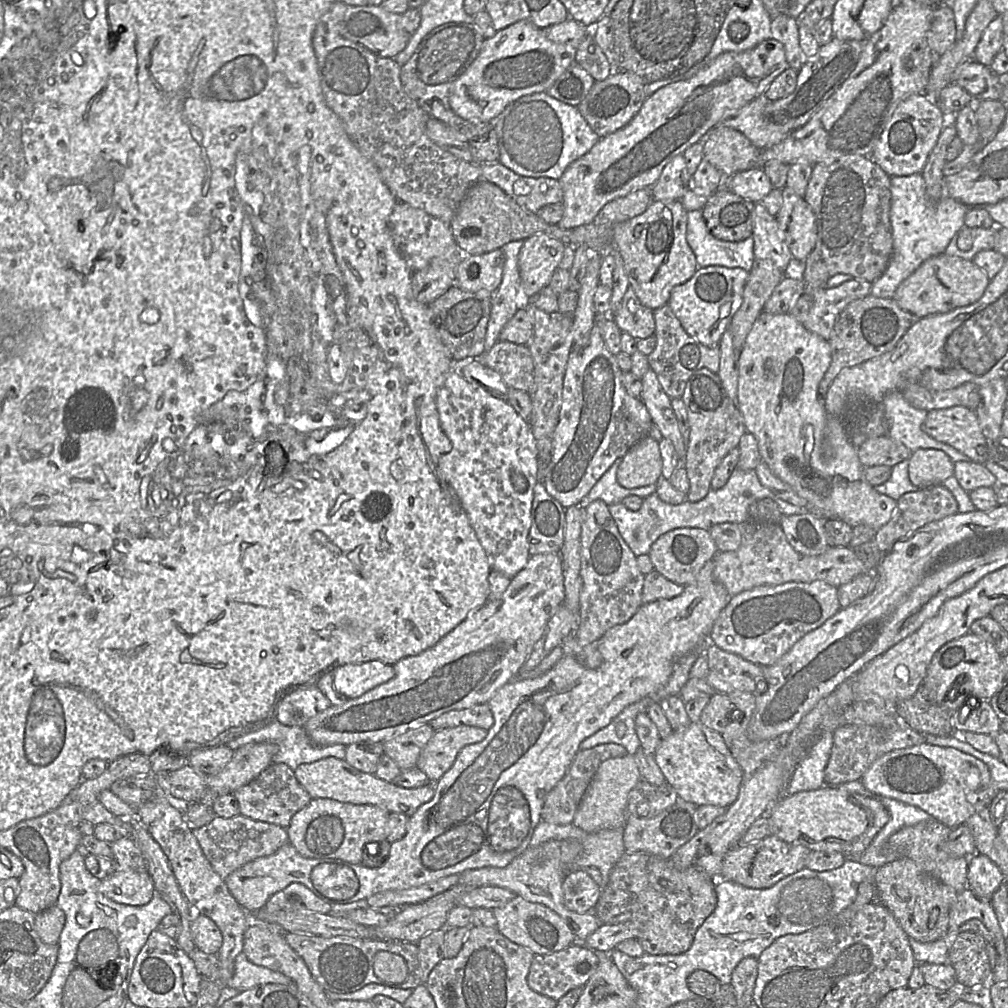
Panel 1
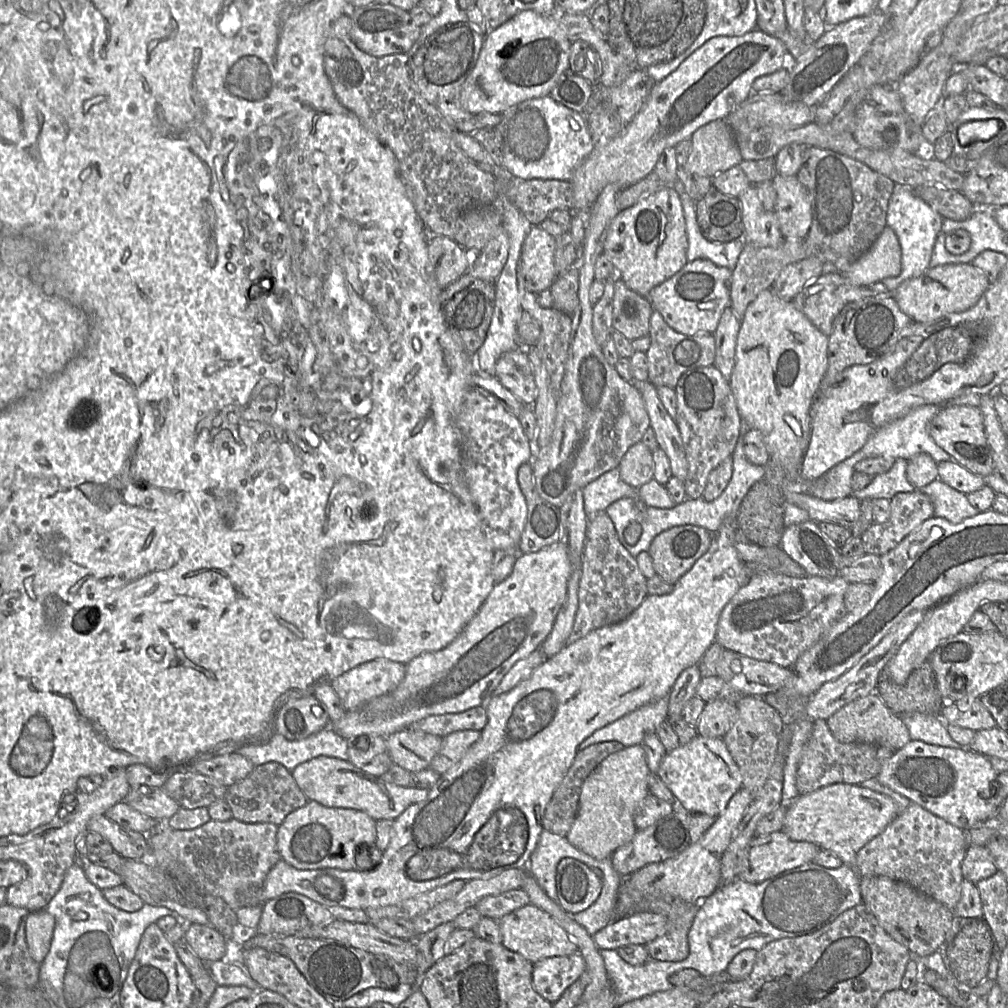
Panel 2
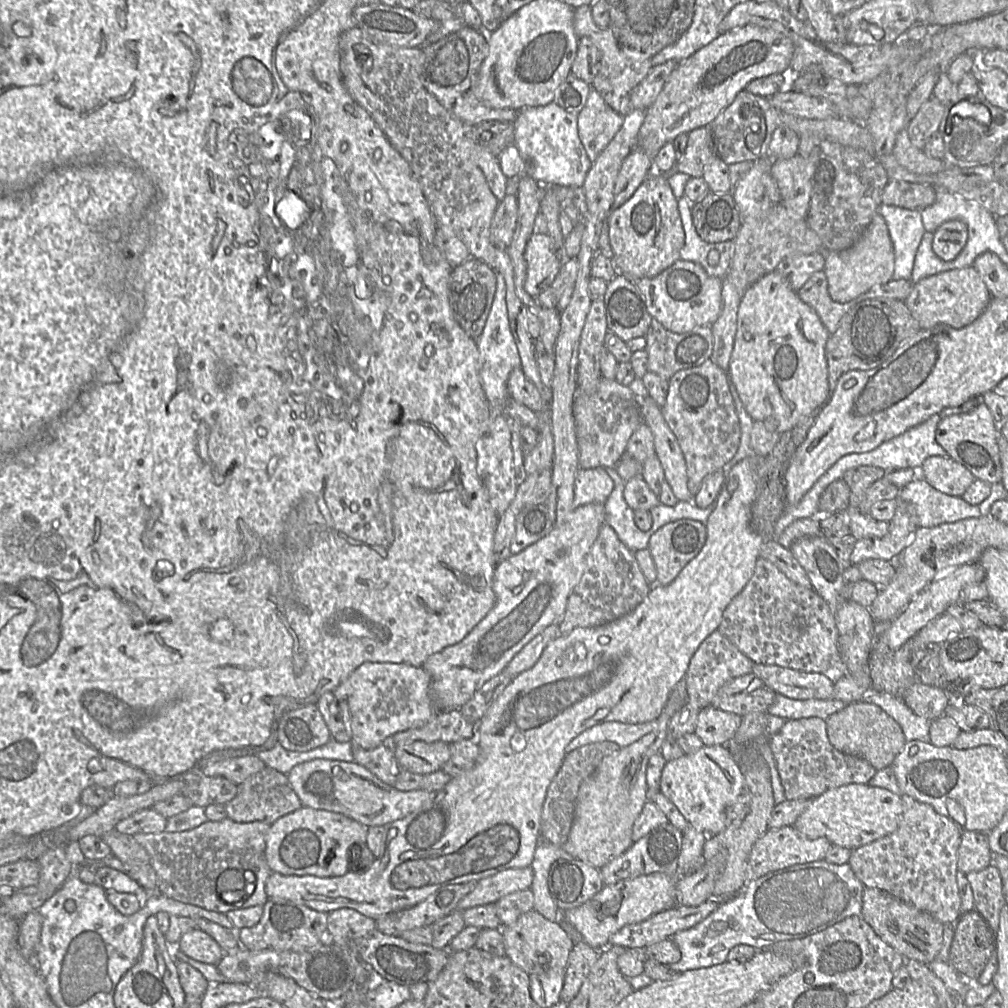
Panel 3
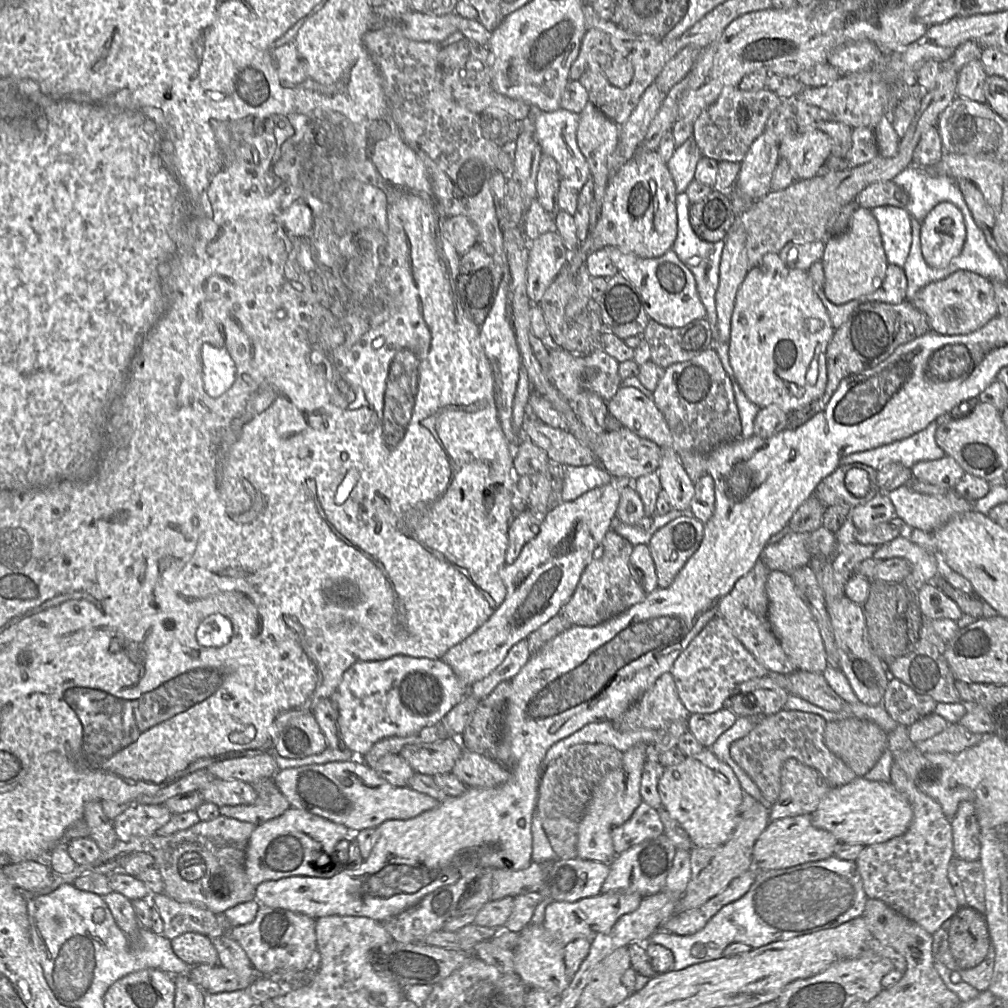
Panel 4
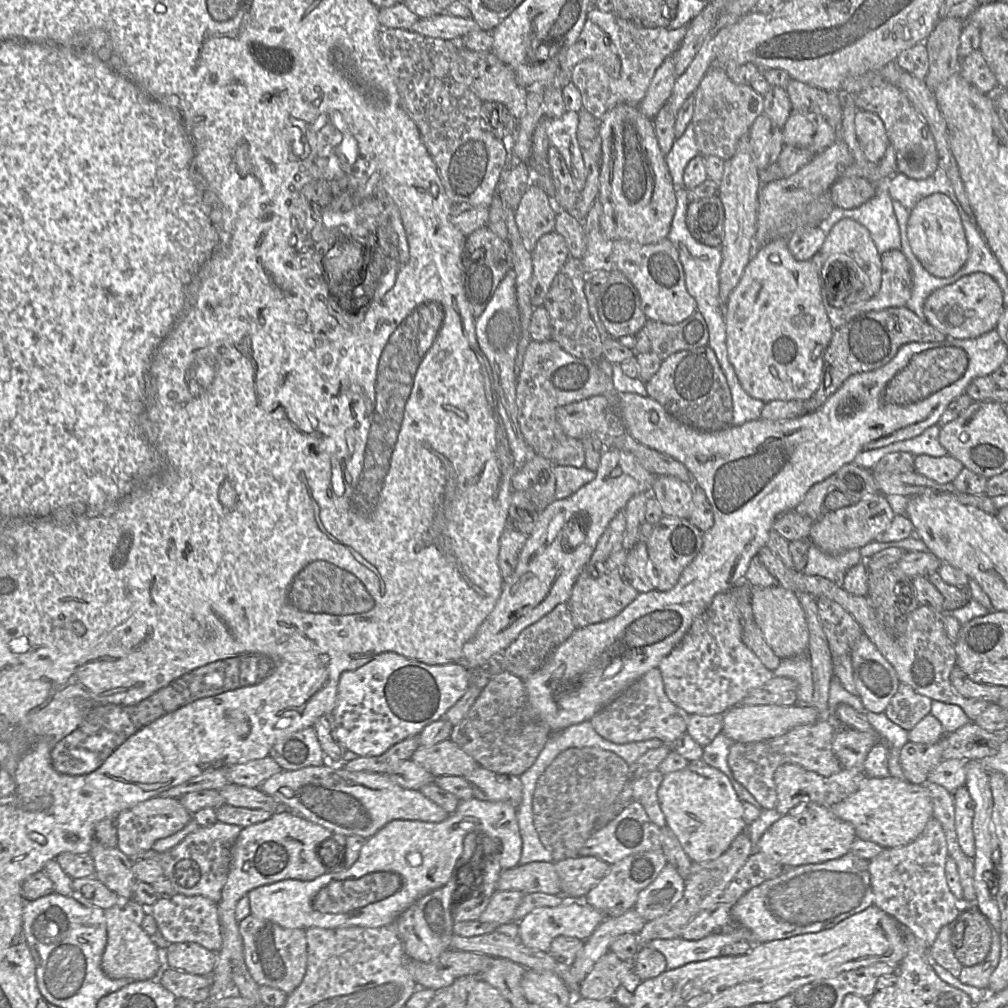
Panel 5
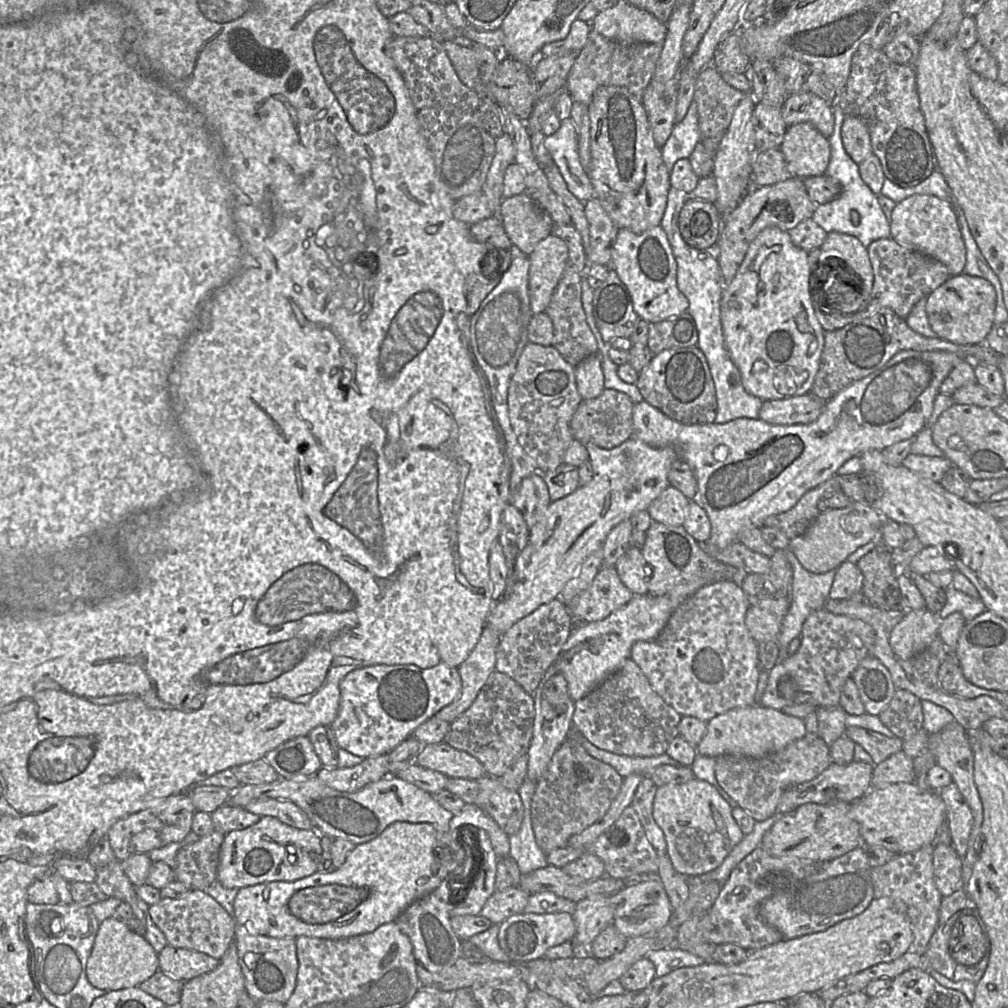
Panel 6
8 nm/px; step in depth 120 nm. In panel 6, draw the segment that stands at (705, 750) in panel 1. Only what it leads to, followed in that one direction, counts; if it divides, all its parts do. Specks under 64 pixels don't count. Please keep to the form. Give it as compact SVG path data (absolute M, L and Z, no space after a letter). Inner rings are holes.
M697 778L683 784L669 783L659 787L653 801L653 818L664 833L667 855L673 867L684 876L697 876L715 870L744 836L728 802L713 785Z

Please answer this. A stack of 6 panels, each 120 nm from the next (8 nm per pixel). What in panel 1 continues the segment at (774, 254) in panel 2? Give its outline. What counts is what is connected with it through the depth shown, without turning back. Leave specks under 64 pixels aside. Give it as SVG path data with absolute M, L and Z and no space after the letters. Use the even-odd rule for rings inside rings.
M770 260L755 261L748 272L741 306L727 329L737 352L743 348L755 320L763 312L766 301L784 276L785 272Z

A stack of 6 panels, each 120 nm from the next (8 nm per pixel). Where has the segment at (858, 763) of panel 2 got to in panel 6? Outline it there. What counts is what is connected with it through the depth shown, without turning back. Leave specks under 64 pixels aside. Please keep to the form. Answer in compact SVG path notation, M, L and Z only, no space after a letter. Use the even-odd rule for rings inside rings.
M805 736L782 750L761 758L724 754L716 758L715 777L720 787L756 822L776 815L783 792L791 785L816 778L831 765L830 747L819 736L807 740Z

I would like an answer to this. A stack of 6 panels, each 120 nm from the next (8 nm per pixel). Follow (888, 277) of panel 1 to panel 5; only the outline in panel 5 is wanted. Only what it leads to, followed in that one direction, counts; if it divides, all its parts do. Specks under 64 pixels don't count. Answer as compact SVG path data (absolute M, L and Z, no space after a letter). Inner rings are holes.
M875 183L875 195L863 205L854 209L834 208L818 227L828 234L841 219L852 219L869 231L870 237L881 255L890 250L900 250L900 229L893 211L893 200L885 183Z

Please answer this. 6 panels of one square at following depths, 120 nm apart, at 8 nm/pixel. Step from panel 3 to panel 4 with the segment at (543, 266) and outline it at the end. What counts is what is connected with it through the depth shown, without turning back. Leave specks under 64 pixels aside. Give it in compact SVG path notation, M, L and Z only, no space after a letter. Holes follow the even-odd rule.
M556 230L529 241L527 296L532 304L539 304L569 257L570 253Z

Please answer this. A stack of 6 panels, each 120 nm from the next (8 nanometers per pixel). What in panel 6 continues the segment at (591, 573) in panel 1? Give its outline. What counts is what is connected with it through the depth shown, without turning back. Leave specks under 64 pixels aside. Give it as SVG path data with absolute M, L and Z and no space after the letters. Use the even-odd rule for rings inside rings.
M603 566L591 585L568 606L574 623L603 620L635 596L621 581L615 566Z

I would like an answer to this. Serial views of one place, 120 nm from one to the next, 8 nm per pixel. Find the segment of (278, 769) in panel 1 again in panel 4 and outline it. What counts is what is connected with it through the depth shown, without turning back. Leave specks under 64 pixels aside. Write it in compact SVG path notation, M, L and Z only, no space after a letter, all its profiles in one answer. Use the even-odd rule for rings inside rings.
M273 777L251 783L257 793L256 800L249 805L227 805L219 807L222 816L259 826L281 816L291 807L287 798L276 786Z

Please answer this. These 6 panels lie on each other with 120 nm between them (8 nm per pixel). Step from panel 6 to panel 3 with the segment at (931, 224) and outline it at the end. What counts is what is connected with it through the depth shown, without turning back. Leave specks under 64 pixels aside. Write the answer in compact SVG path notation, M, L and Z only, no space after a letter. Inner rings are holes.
M950 220L933 233L932 249L943 261L952 261L965 247L967 239L967 225L960 220Z

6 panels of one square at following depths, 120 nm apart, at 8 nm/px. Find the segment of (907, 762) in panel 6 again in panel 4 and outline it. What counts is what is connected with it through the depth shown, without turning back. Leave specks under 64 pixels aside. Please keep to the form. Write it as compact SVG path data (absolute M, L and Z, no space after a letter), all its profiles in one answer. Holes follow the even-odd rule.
M956 723L949 726L940 734L927 740L915 743L922 753L952 753L957 754L964 749L975 746L986 735L970 732L964 726Z

